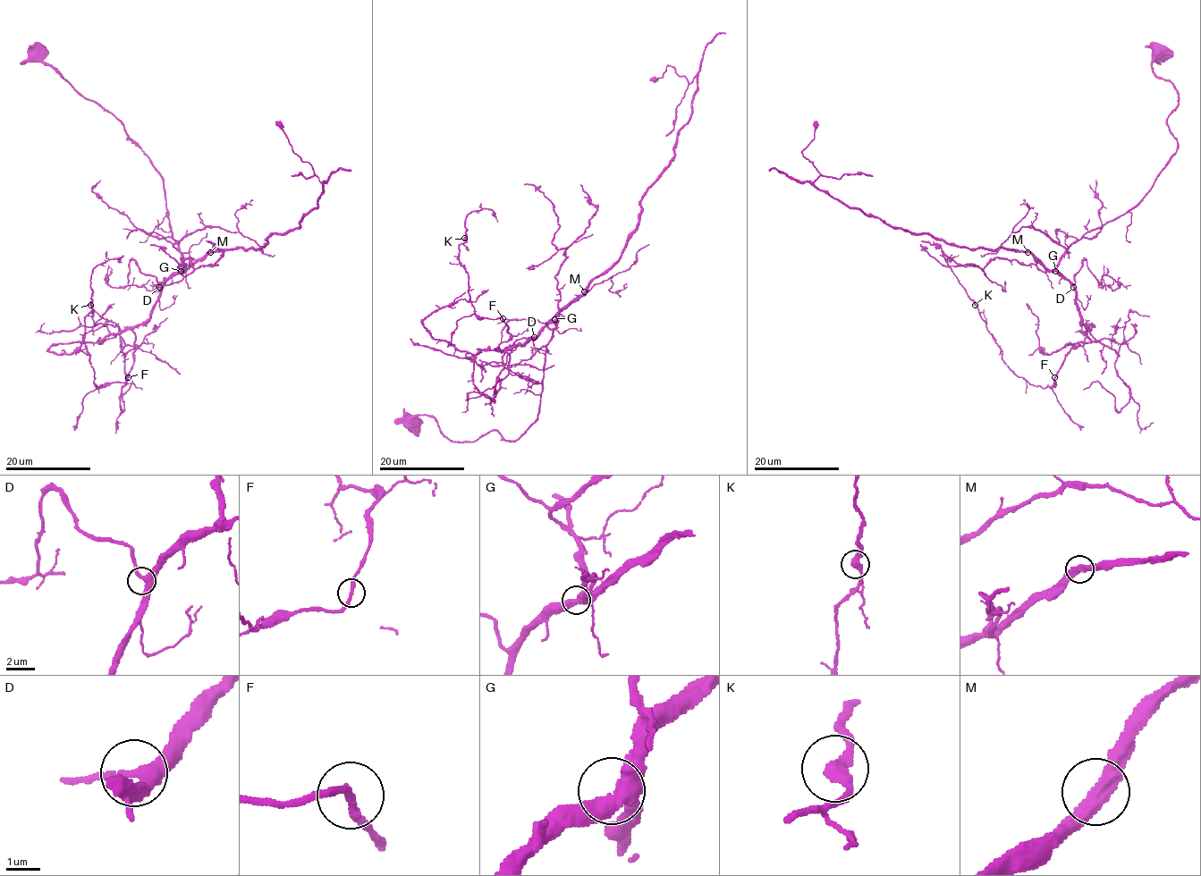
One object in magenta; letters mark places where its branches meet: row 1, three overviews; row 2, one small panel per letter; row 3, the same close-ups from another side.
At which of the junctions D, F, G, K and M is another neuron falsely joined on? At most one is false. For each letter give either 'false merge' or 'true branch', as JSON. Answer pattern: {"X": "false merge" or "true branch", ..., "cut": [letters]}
{"D": "true branch", "F": "true branch", "G": "true branch", "K": "true branch", "M": "true branch", "cut": []}

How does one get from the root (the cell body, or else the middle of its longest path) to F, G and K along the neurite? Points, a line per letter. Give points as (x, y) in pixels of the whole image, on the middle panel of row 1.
F: (413, 425), (429, 415), (452, 442), (516, 440), (536, 421), (557, 320), (494, 349), (511, 334), (503, 317)
G: (413, 425), (419, 415), (429, 415), (452, 442), (475, 442), (491, 431), (516, 440), (537, 419), (554, 319)
K: (413, 425), (516, 440), (538, 411), (557, 320), (494, 349), (511, 334), (475, 314), (464, 238)

